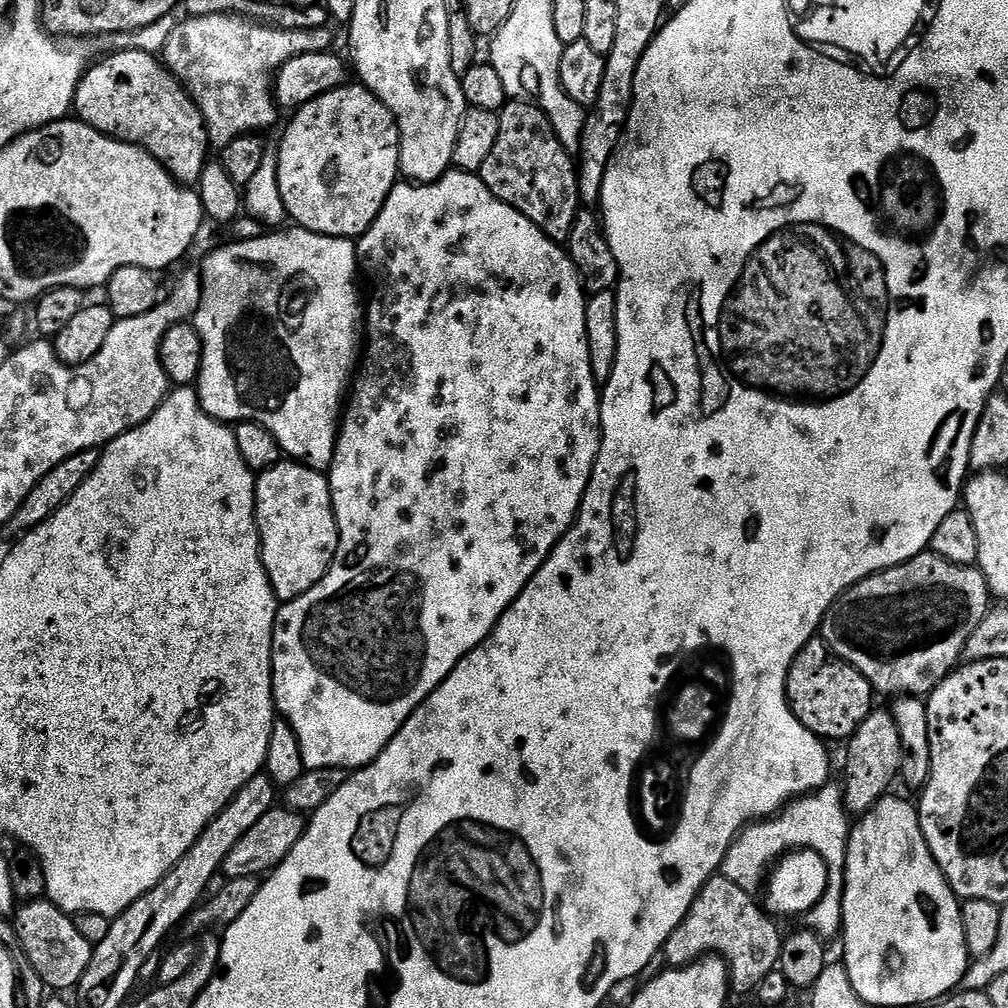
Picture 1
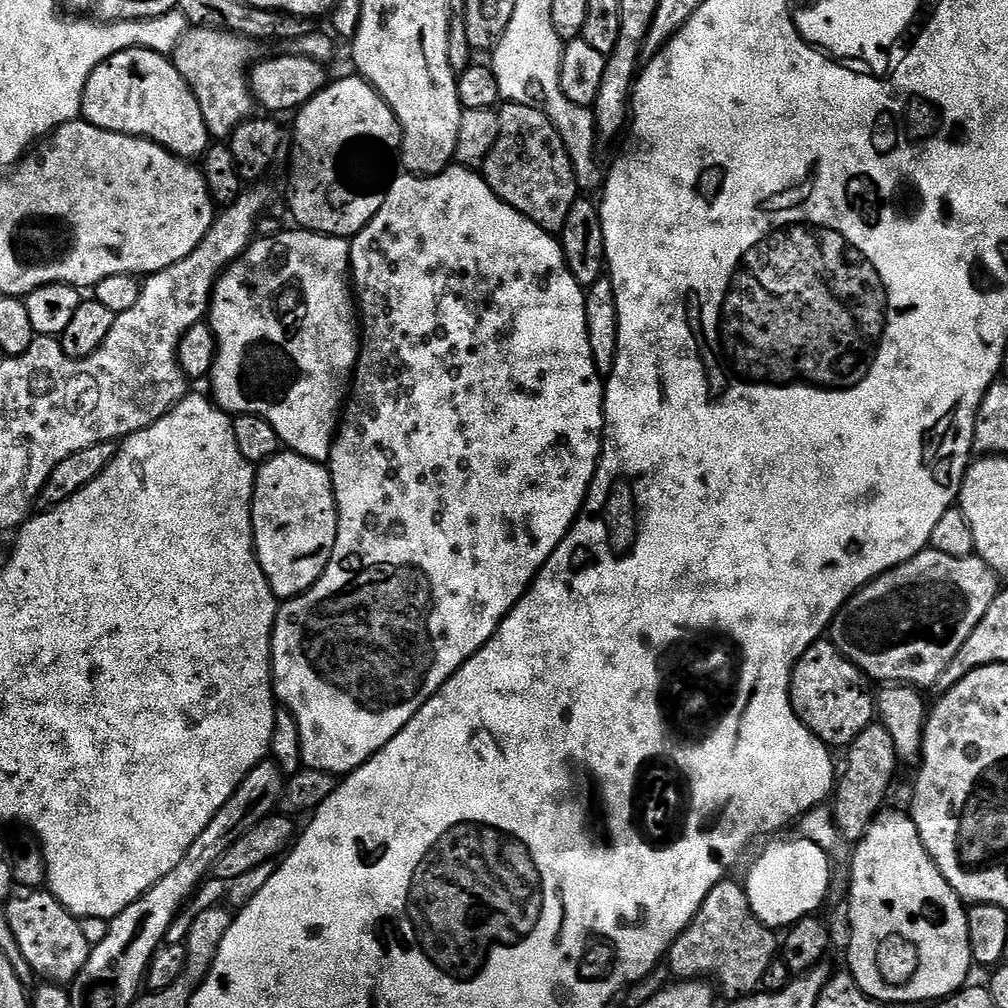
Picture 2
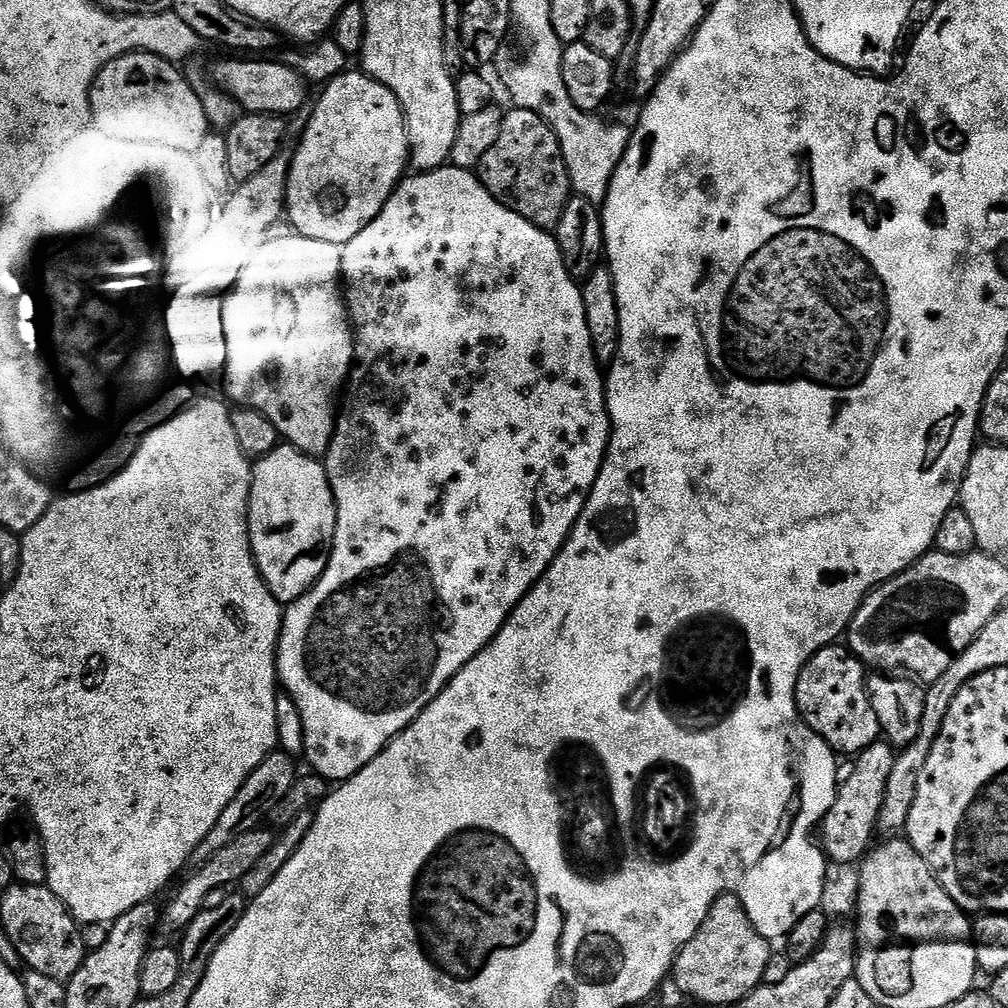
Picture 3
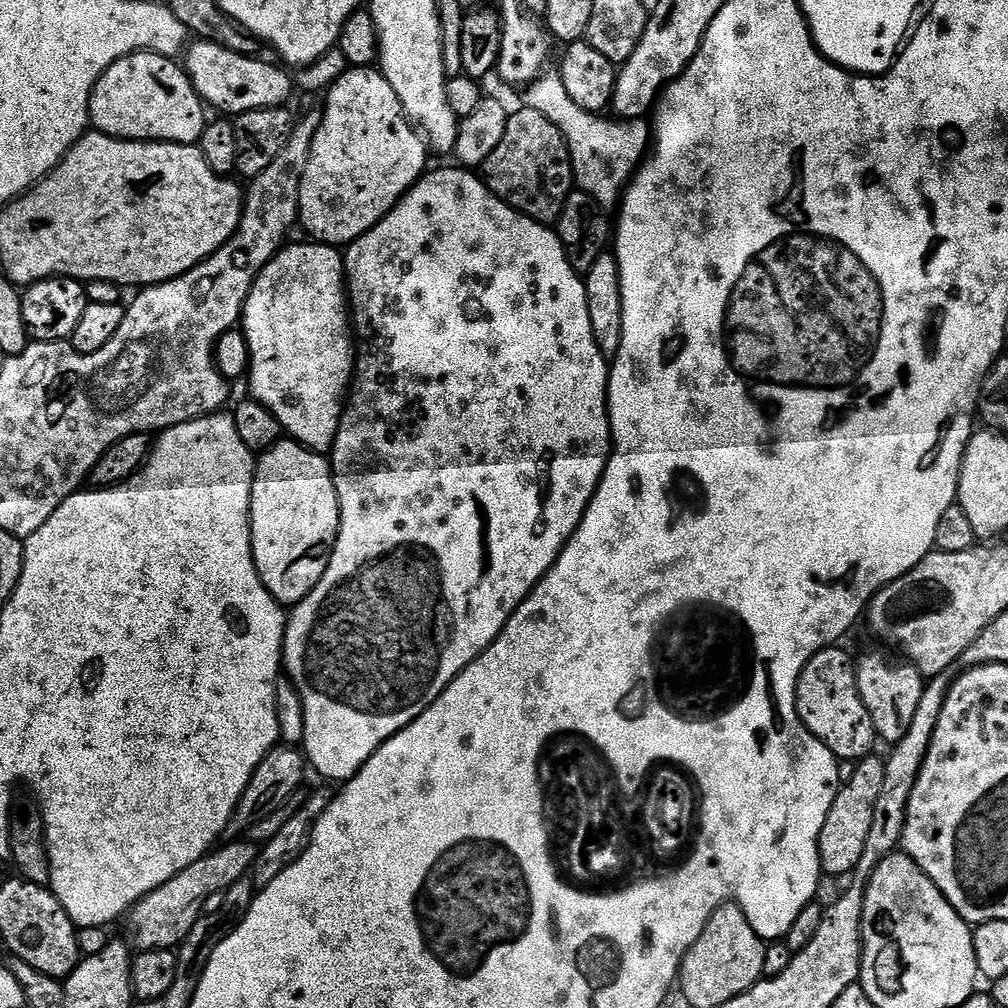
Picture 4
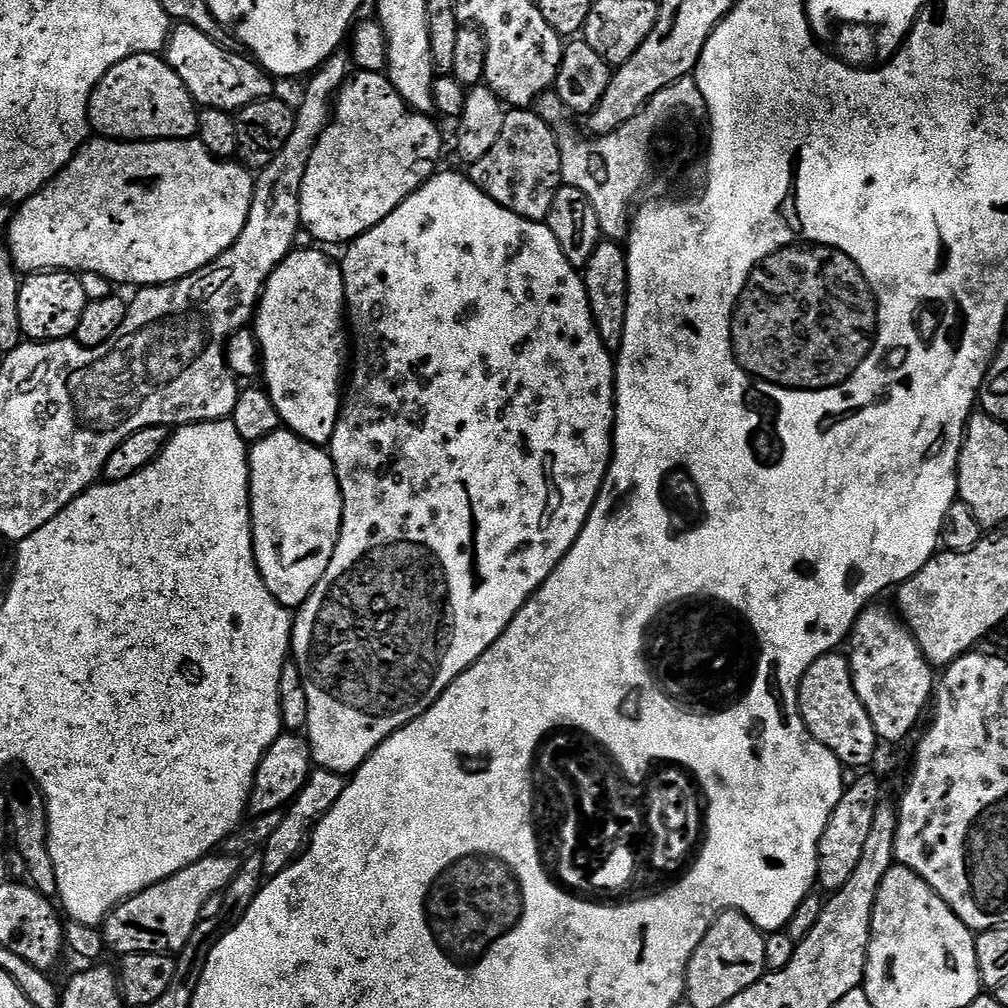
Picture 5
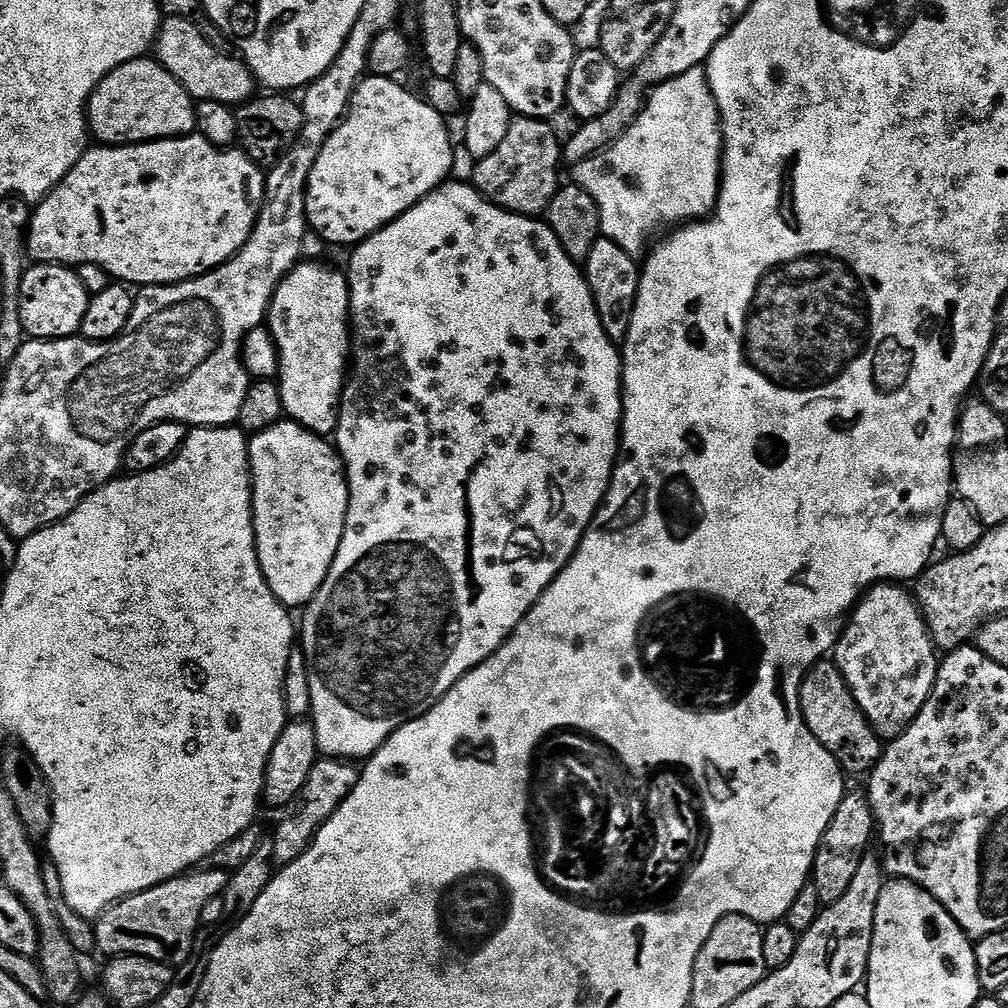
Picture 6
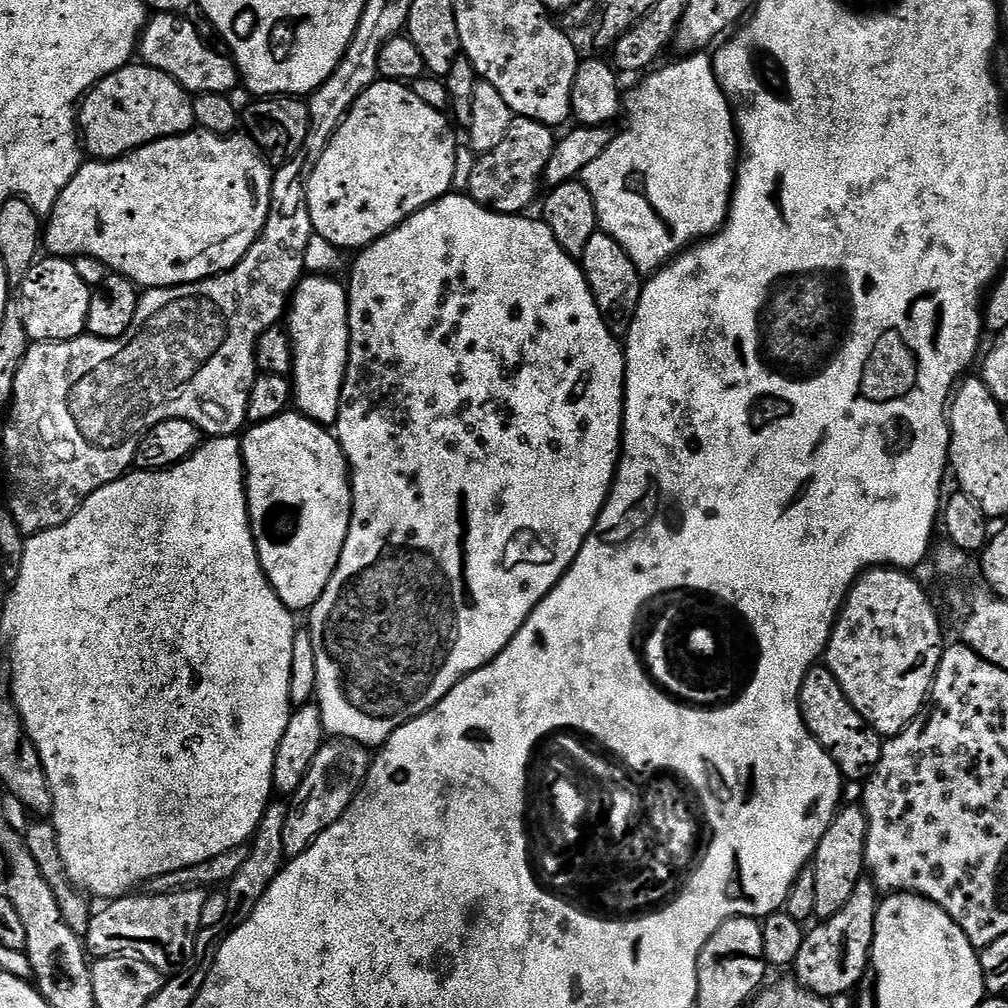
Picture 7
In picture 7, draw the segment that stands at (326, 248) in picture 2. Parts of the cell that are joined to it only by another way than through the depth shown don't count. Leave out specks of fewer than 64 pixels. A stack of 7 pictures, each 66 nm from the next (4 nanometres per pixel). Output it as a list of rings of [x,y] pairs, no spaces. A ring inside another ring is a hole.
[[[305,275],[292,293],[286,312],[288,337],[292,339],[292,395],[295,411],[325,426],[335,425],[340,413],[344,375],[348,372],[348,293],[339,279]]]

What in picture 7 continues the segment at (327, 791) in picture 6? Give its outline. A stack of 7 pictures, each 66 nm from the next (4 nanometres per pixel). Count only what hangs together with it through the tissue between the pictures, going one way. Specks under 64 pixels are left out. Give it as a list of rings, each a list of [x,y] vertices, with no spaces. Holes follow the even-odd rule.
[[[332,738],[320,747],[318,754],[314,754],[314,762],[310,762],[310,770],[306,770],[306,778],[302,778],[302,786],[298,786],[298,790],[290,797],[286,826],[282,830],[282,850],[285,857],[295,858],[302,855],[323,832],[330,830],[330,826],[334,826],[334,822],[342,818],[342,814],[346,814],[346,810],[364,787],[373,759],[373,753],[365,745],[353,740]]]

